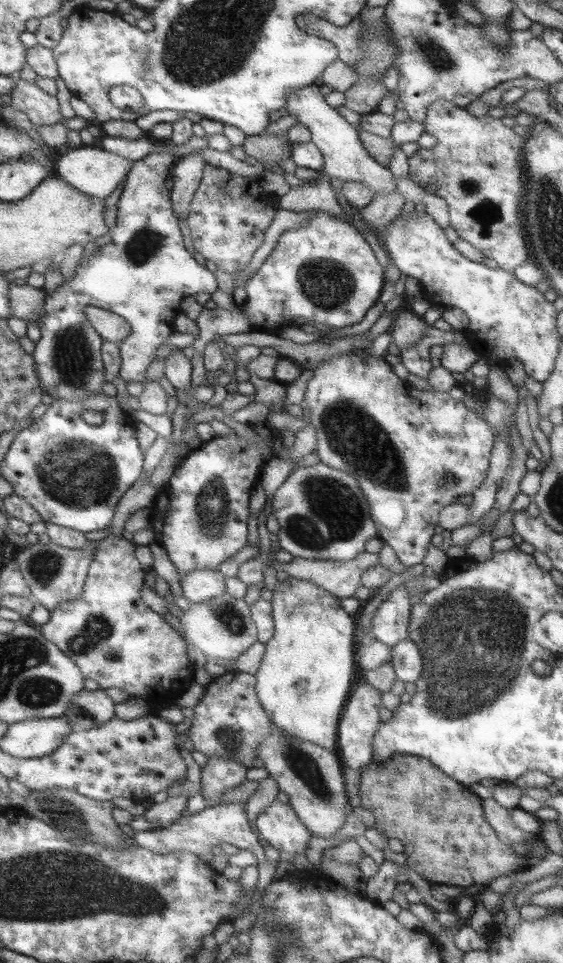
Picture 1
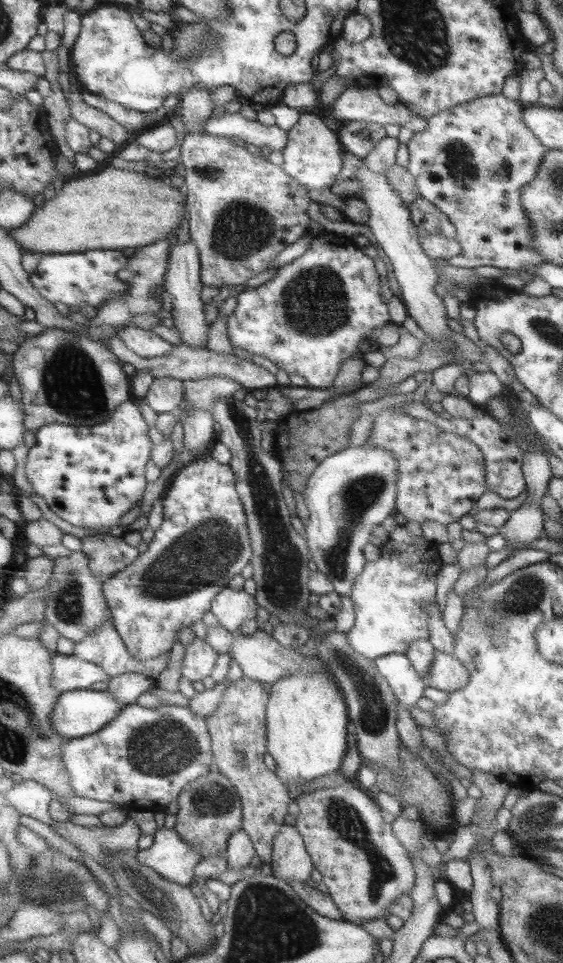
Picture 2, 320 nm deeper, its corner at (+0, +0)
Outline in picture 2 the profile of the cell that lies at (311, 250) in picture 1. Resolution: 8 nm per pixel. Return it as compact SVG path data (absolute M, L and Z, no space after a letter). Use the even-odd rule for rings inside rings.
M320 231L303 256L280 266L272 279L255 288L239 290L236 307L226 316L229 342L251 355L264 356L287 374L302 376L310 389L330 388L342 362L359 354L361 344L373 342L369 336L375 328L391 322L387 303L380 297L380 280L373 262L358 250L351 238Z

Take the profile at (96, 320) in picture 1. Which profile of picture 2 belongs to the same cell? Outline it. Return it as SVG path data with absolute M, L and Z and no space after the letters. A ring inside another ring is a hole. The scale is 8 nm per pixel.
M129 325L119 329L117 336L123 344L132 350L137 356L151 358L169 354L172 344L155 335L151 330L145 330L135 325Z

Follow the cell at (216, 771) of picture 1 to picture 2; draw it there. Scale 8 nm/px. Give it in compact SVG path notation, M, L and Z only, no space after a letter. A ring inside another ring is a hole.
M210 771L185 785L176 801L178 810L172 829L187 846L198 852L201 865L209 856L224 854L227 839L241 828L242 823L240 798L231 781L217 771Z

